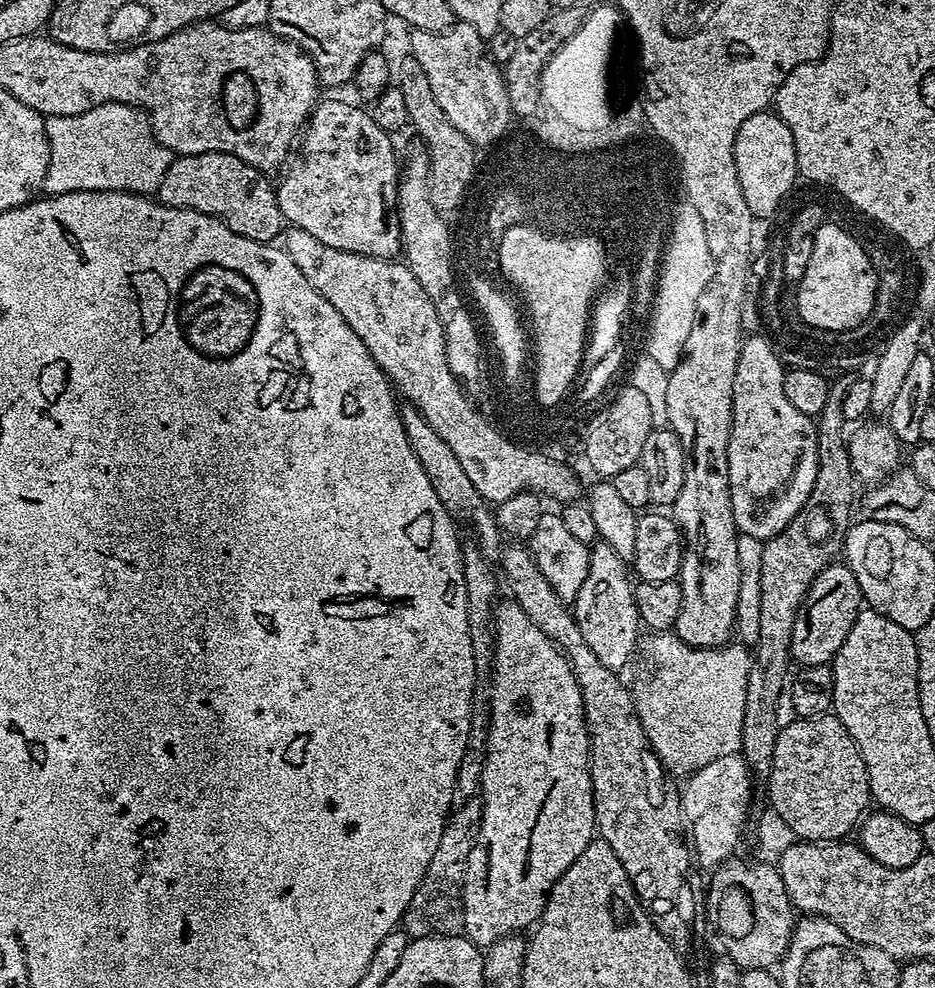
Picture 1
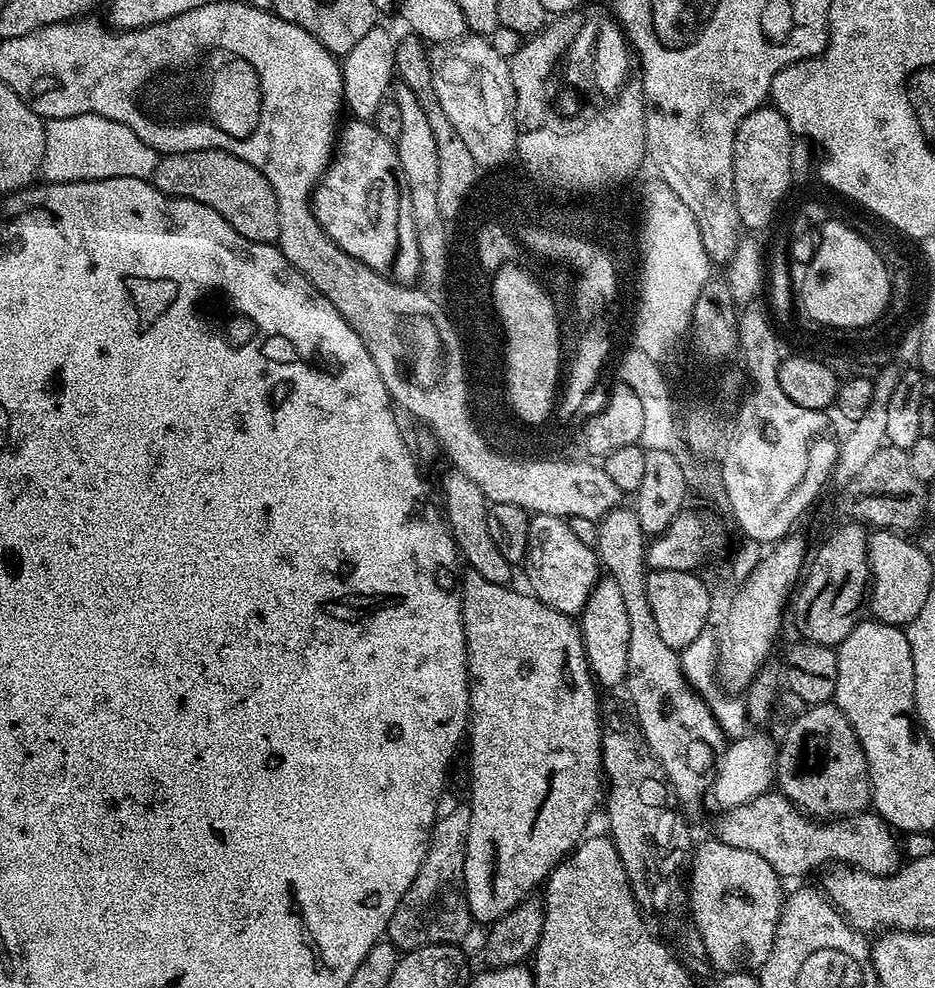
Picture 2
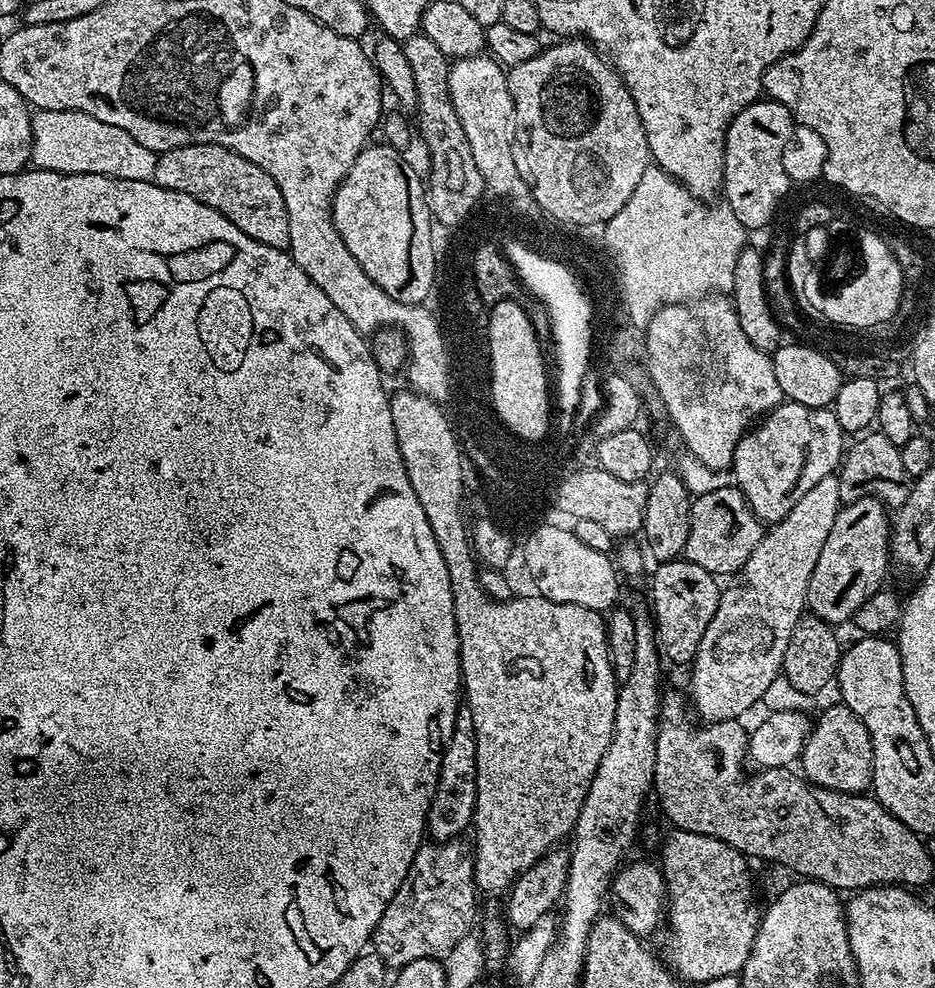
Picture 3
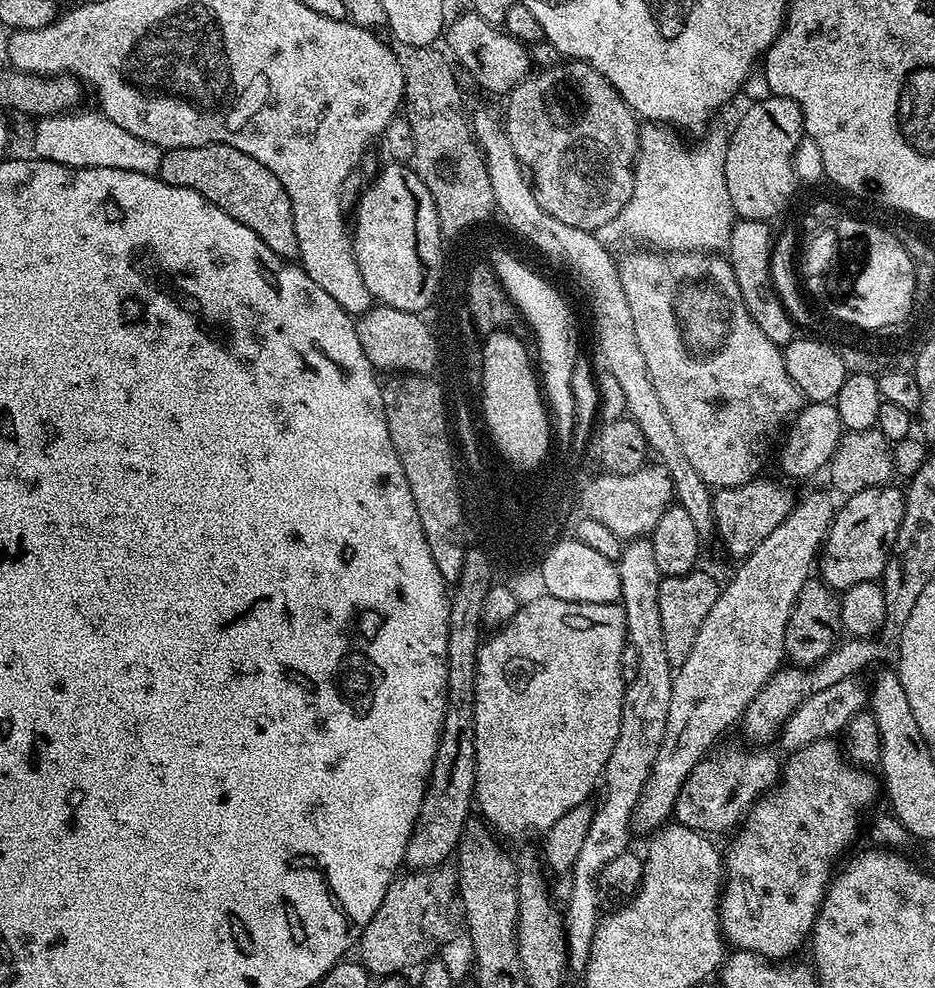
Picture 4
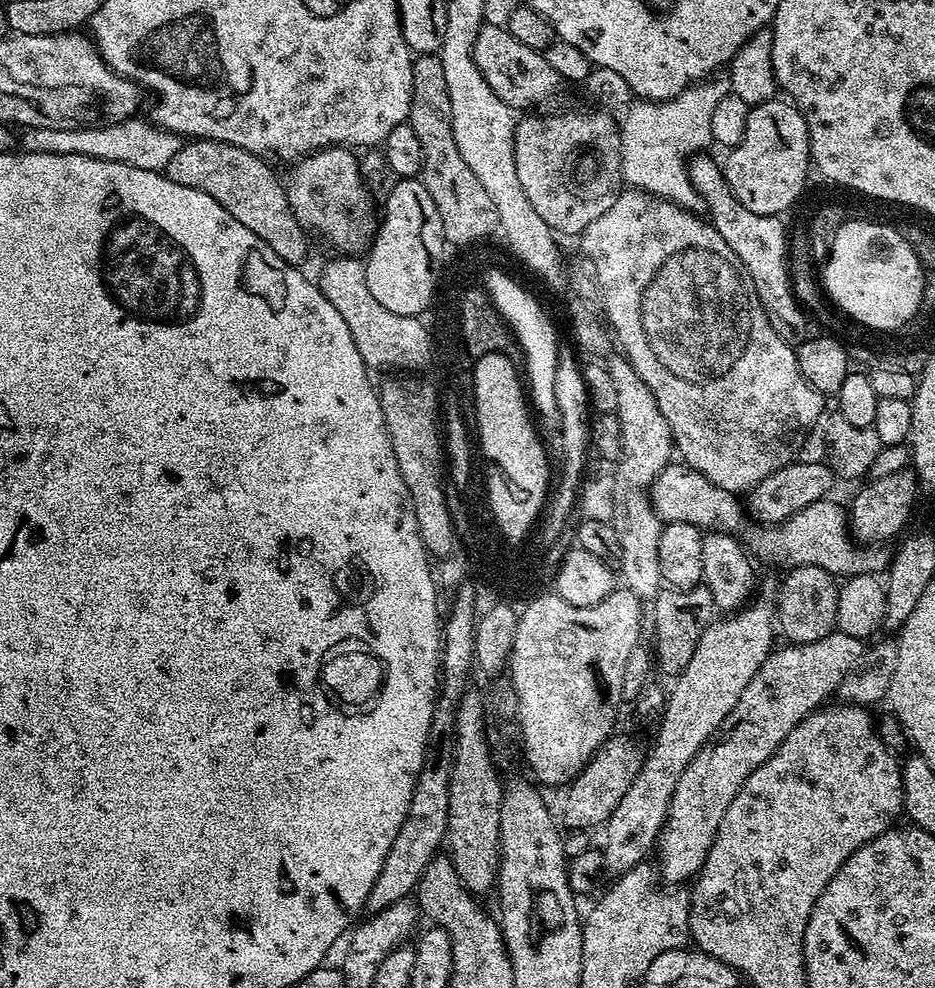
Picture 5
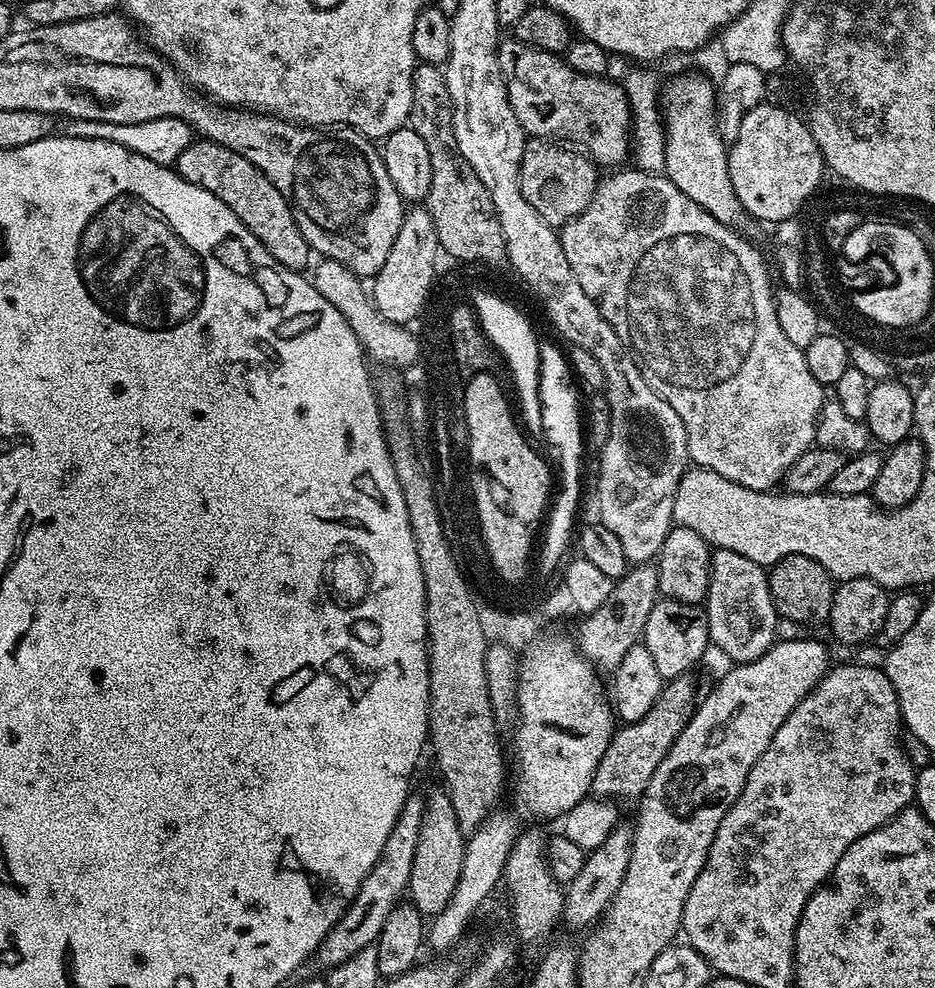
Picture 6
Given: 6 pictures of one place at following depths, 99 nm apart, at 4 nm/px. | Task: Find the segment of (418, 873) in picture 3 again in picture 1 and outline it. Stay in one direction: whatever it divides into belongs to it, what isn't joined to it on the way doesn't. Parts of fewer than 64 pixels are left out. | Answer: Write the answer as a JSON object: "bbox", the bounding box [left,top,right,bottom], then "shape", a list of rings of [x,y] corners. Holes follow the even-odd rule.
{"bbox":[402,795,484,937],"shape":[[[475,795],[453,807],[444,824],[442,839],[438,842],[438,850],[434,850],[434,858],[426,870],[424,880],[418,886],[414,898],[410,898],[410,906],[404,911],[402,928],[409,937],[459,936],[463,933],[464,865],[467,864],[470,850],[474,850],[474,842],[478,838],[483,805],[484,801],[479,795]]]}

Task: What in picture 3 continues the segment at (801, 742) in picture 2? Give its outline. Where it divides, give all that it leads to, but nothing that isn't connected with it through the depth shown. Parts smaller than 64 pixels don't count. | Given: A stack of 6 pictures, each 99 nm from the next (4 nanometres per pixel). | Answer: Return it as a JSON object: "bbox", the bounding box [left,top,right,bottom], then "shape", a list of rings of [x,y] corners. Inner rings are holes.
{"bbox":[798,702,874,794],"shape":[[[835,702],[820,717],[815,717],[812,733],[806,738],[804,753],[800,755],[798,764],[803,775],[819,788],[829,788],[835,792],[854,792],[864,794],[872,787],[874,774],[874,746],[870,742],[870,734],[843,702]]]}

